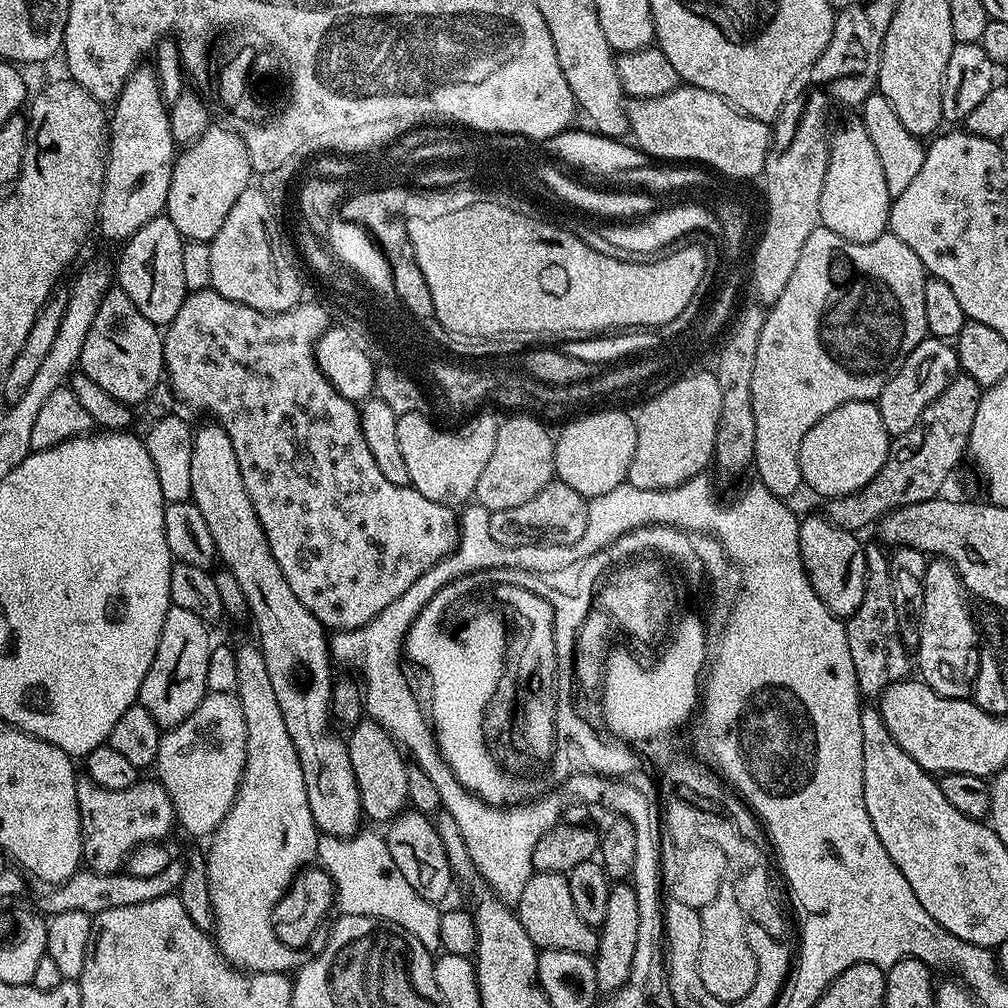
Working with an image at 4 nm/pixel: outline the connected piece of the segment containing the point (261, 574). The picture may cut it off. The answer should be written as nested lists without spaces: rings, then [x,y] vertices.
[[[207,423],[200,429],[197,427],[192,438],[192,458],[186,469],[188,484],[192,487],[190,499],[198,506],[206,522],[206,530],[210,530],[210,538],[214,538],[219,563],[228,568],[234,578],[238,578],[238,586],[242,586],[242,594],[246,594],[246,602],[252,611],[251,619],[256,620],[256,632],[260,635],[258,643],[264,651],[266,670],[270,670],[270,682],[274,685],[278,706],[282,706],[286,730],[294,742],[294,750],[298,750],[298,762],[302,766],[306,782],[306,798],[310,802],[310,814],[317,829],[325,836],[355,836],[362,828],[360,795],[358,782],[354,778],[354,766],[350,766],[345,737],[339,736],[332,729],[334,661],[330,655],[329,633],[318,622],[318,618],[314,618],[314,614],[310,614],[310,610],[306,610],[306,606],[302,606],[302,602],[294,598],[294,590],[290,590],[290,582],[286,582],[282,566],[278,566],[278,562],[274,562],[274,554],[270,554],[270,542],[266,542],[266,534],[262,530],[262,522],[258,522],[254,502],[250,502],[250,494],[246,494],[246,482],[242,482],[242,470],[238,470],[238,454],[234,454],[230,434],[226,434],[220,424]]]

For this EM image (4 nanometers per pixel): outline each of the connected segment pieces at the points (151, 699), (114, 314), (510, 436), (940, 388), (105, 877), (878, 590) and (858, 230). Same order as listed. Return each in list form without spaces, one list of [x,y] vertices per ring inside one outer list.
[[[169,607],[166,618],[162,622],[162,638],[158,642],[158,650],[154,654],[154,662],[142,678],[142,686],[138,702],[146,710],[150,710],[154,722],[162,730],[176,728],[204,701],[209,690],[206,686],[206,666],[210,662],[213,641],[208,641],[209,625],[198,614],[190,614],[190,610]]]
[[[113,286],[102,298],[98,314],[94,314],[94,322],[82,346],[78,368],[94,378],[94,382],[98,382],[98,386],[102,386],[106,394],[114,394],[114,398],[118,398],[123,404],[143,405],[150,390],[162,383],[165,375],[161,329],[139,312],[138,306],[134,306],[134,302],[126,298],[122,289]]]
[[[535,415],[509,416],[512,416],[509,420],[500,420],[498,438],[494,438],[494,454],[490,454],[490,462],[486,462],[486,470],[482,470],[482,478],[478,478],[474,493],[475,503],[491,513],[511,510],[514,506],[530,502],[530,498],[552,483],[556,476],[556,441],[553,433],[548,433]]]
[[[926,338],[910,350],[906,362],[886,382],[882,394],[878,398],[878,407],[882,414],[882,426],[886,426],[889,437],[895,438],[906,434],[922,418],[922,410],[938,398],[950,386],[950,382],[960,372],[960,359],[956,356],[956,349],[947,340]]]
[[[172,858],[162,870],[155,876],[136,876],[129,872],[105,873],[94,872],[89,868],[82,868],[67,880],[48,890],[48,894],[42,900],[41,909],[50,916],[65,913],[68,910],[82,910],[88,915],[96,915],[102,910],[118,909],[121,906],[134,906],[143,902],[153,901],[154,898],[173,895],[180,886],[185,863],[178,858]]]
[[[869,567],[862,606],[858,606],[858,610],[854,610],[854,614],[847,617],[846,627],[850,642],[850,658],[854,658],[854,674],[865,697],[879,697],[891,684],[905,679],[911,673],[908,672],[911,668],[913,671],[910,648],[900,637],[898,614],[894,614],[894,594],[887,567]]]
[[[852,116],[833,127],[828,142],[826,182],[822,182],[820,224],[850,242],[874,242],[874,238],[888,232],[888,211],[893,199],[886,190],[882,162],[878,162],[878,150],[874,150],[874,142],[866,134],[863,119]]]

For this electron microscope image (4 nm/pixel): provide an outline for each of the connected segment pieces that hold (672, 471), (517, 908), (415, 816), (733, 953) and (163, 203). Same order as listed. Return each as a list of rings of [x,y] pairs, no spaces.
[[[706,373],[689,377],[684,374],[679,378],[657,396],[650,397],[640,413],[635,413],[636,445],[627,483],[638,486],[638,490],[681,487],[713,463],[719,426],[716,415],[722,399],[722,390],[716,385],[719,378],[709,379]]]
[[[533,871],[530,882],[526,882],[522,890],[522,898],[514,905],[514,911],[522,922],[522,930],[530,934],[530,942],[534,942],[537,949],[574,950],[574,954],[595,957],[600,941],[597,929],[582,922],[578,910],[574,910],[567,875]]]
[[[405,810],[387,825],[386,839],[390,858],[398,870],[402,870],[406,882],[422,894],[422,898],[433,902],[441,902],[448,896],[448,891],[454,885],[454,877],[450,870],[450,862],[446,862],[446,849],[442,847],[442,838],[438,838],[435,823],[429,817],[415,810]]]
[[[721,881],[714,900],[699,909],[702,937],[698,952],[698,976],[714,998],[726,1002],[729,1006],[744,998],[757,981],[757,959],[748,944],[748,921],[740,908],[737,894],[736,886]]]
[[[137,66],[128,75],[114,101],[112,114],[110,112],[108,160],[104,164],[104,189],[98,205],[99,235],[105,241],[128,240],[168,207],[172,165],[178,155],[178,145],[170,130],[169,105],[164,103],[160,93],[156,69],[144,67]]]

